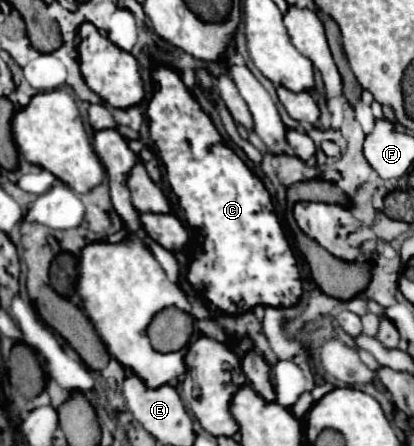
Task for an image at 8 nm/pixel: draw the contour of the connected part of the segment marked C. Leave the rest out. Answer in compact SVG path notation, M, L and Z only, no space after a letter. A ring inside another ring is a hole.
M154 63L152 79L156 83L156 91L146 109L150 137L154 139L158 153L166 165L168 183L172 191L178 195L178 201L186 211L188 225L202 237L196 257L188 269L188 281L206 299L210 307L216 307L228 315L246 313L256 305L292 307L302 293L300 273L264 183L222 141L212 119L208 117L208 113L204 113L204 109L190 93L190 89L184 85L176 69Z

